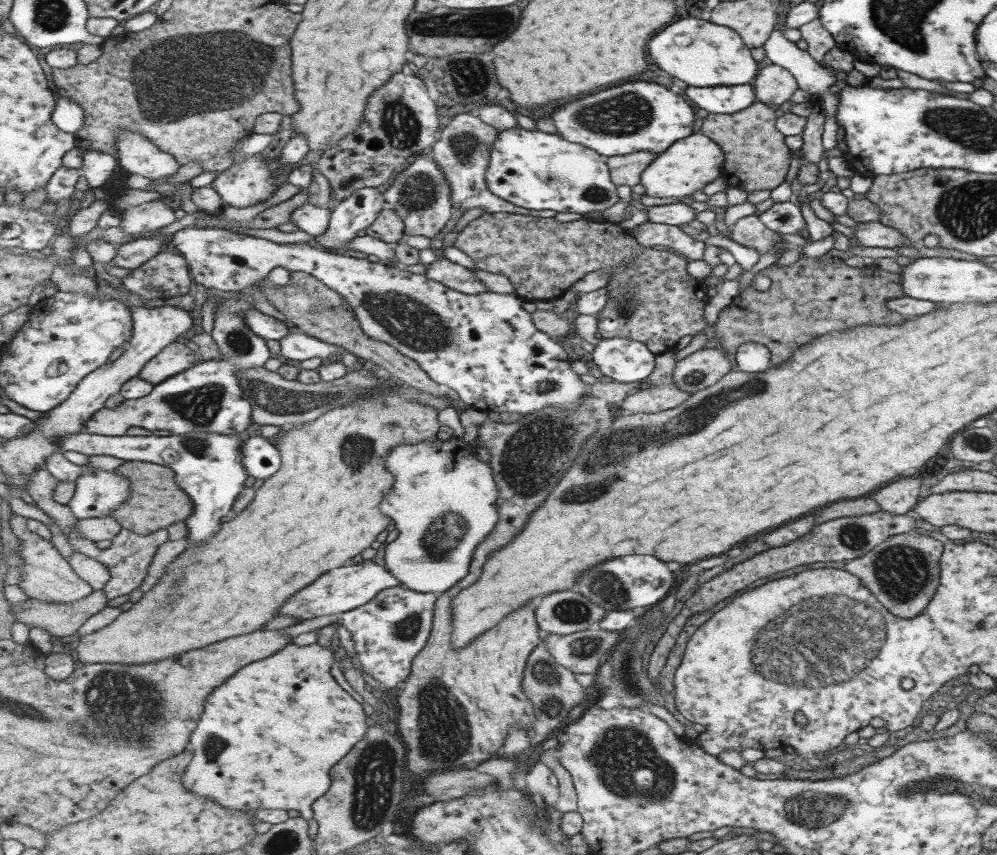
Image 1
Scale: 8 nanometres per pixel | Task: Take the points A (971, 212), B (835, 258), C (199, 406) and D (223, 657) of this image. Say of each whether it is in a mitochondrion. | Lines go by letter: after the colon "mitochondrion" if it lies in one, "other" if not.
A: mitochondrion
B: other
C: mitochondrion
D: other

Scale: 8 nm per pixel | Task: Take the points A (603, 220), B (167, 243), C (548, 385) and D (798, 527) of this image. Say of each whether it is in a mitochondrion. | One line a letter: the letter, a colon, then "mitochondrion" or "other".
A: other
B: other
C: mitochondrion
D: other

